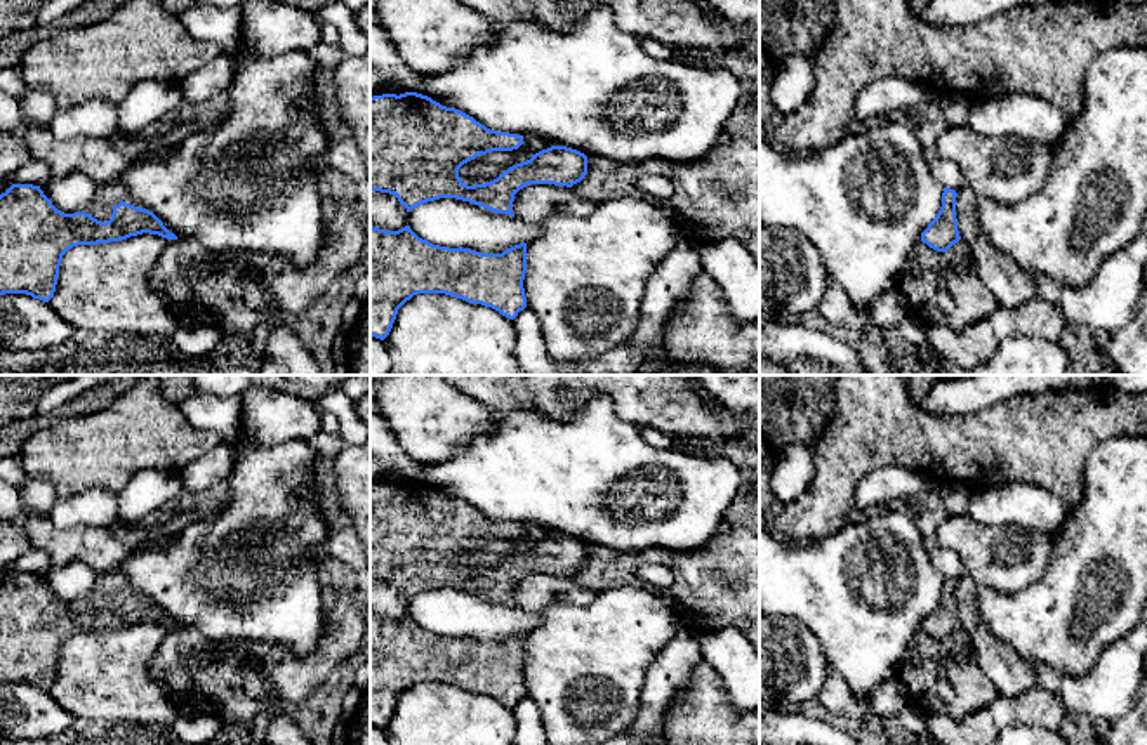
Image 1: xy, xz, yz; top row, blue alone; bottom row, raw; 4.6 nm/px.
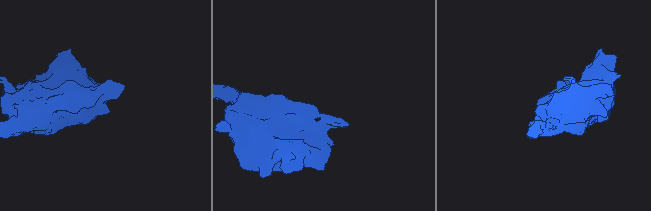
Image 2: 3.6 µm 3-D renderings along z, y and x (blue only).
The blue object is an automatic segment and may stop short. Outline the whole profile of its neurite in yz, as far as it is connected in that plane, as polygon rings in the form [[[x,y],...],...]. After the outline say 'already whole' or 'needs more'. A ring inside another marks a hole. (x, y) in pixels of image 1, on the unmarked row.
[[[944,577],[942,596],[937,606],[921,622],[921,630],[937,641],[947,641],[961,629],[956,608],[956,585],[954,578]]]; already whole

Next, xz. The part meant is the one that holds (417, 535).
[[[417,481],[370,486],[370,580],[394,583],[407,601],[428,590],[455,587],[514,606],[513,590],[521,577],[530,573],[572,577],[587,563],[584,542],[551,535],[509,556],[490,571],[467,575],[461,570],[459,557],[464,552],[492,540],[513,540],[521,533],[523,524],[490,519],[473,505]]]; already whole

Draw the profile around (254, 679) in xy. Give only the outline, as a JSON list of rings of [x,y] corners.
[[[245,660],[240,667],[243,689],[262,705],[273,709],[276,705],[273,698],[273,686],[261,663],[255,660]]]

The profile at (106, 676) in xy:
[[[143,622],[70,637],[59,655],[50,696],[71,717],[170,728],[179,709],[151,672],[167,632],[167,627]]]

